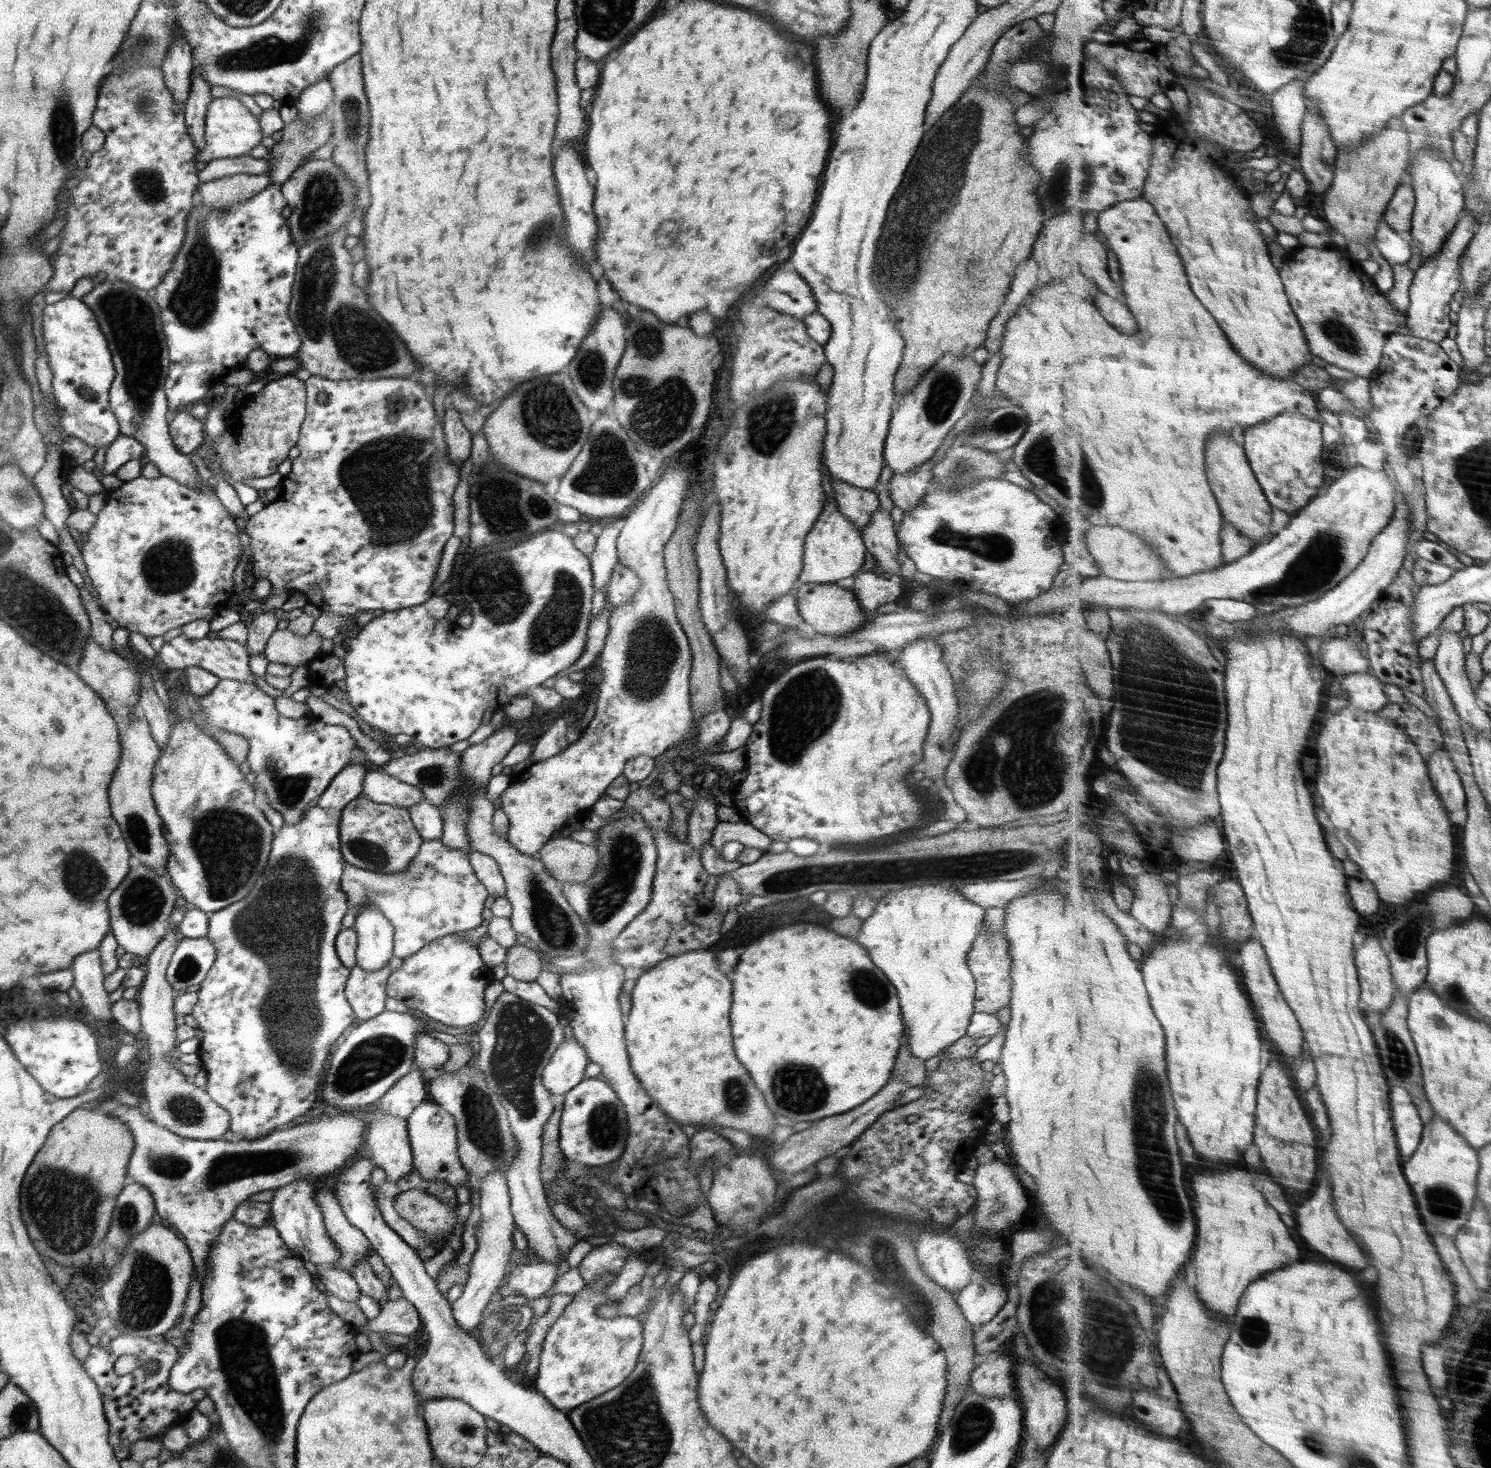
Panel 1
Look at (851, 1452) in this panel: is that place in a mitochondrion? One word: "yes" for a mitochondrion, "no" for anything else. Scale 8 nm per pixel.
no

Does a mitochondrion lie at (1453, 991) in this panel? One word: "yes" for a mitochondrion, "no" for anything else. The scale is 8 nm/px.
yes

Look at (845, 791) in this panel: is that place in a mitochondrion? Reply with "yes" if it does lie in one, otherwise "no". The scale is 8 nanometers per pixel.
no

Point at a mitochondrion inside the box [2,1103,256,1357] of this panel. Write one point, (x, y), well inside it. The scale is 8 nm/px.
(64, 1212)

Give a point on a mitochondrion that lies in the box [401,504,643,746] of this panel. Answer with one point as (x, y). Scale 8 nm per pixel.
(556, 617)

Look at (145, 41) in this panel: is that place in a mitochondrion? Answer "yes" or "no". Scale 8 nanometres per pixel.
yes

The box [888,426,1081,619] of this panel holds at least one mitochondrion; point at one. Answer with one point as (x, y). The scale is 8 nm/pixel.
(995, 547)

